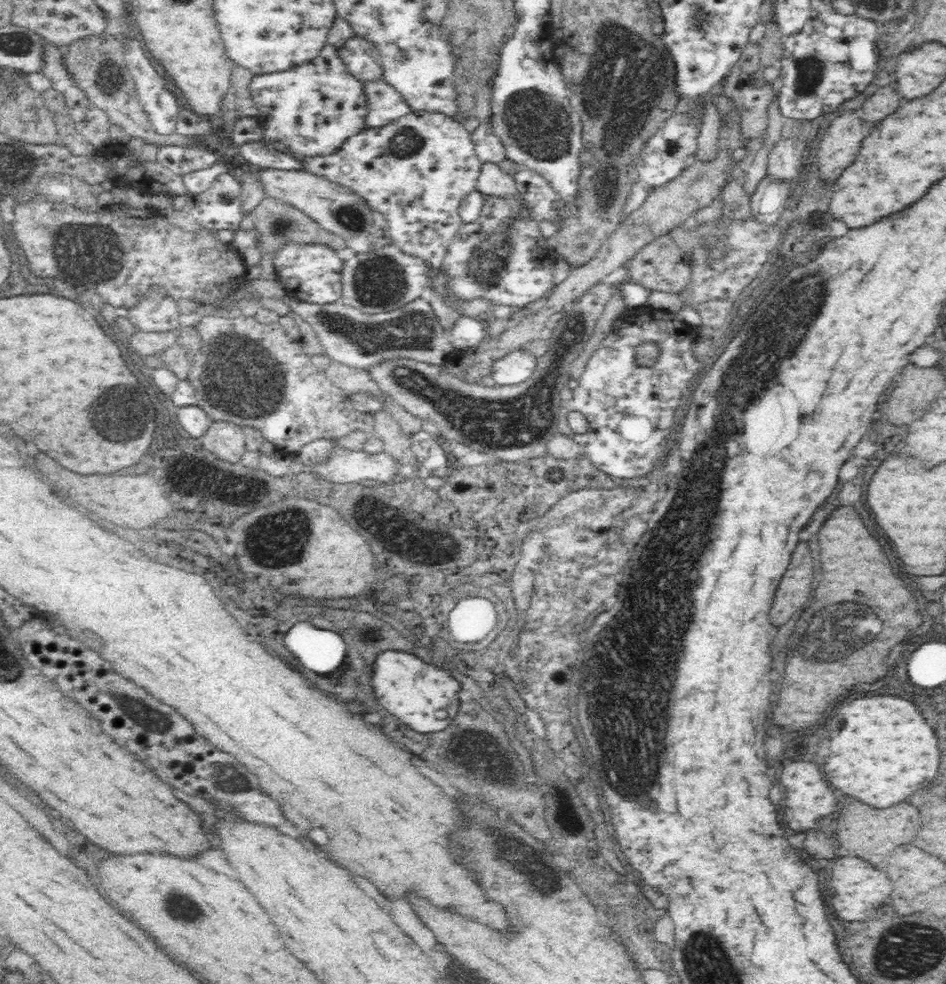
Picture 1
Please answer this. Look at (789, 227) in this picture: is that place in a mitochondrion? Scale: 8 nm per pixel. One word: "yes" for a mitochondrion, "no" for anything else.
no

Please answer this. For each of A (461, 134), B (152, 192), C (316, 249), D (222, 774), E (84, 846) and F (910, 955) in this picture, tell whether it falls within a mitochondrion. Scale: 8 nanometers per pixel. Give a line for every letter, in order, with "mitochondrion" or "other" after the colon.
A: other
B: other
C: other
D: mitochondrion
E: other
F: mitochondrion

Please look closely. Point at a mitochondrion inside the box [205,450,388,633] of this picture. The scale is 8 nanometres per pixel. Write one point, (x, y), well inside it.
(287, 540)

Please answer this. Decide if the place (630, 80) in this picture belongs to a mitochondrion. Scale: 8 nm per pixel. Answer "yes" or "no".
yes

